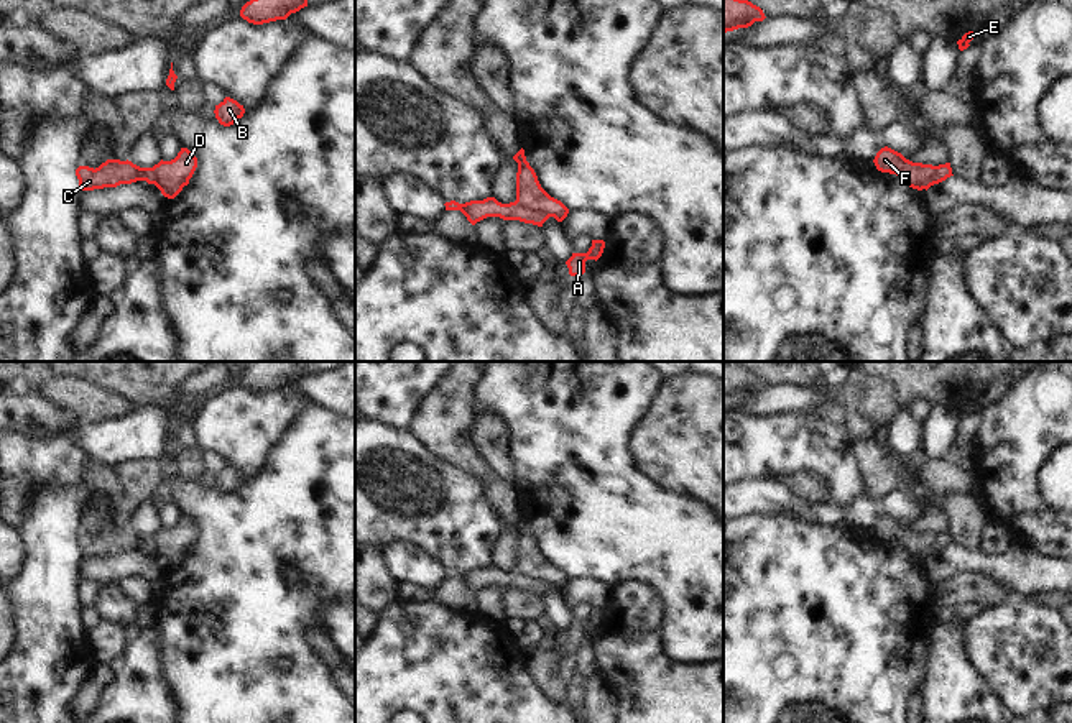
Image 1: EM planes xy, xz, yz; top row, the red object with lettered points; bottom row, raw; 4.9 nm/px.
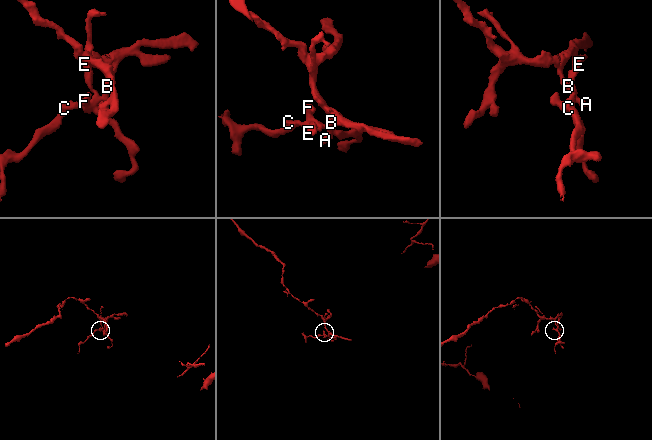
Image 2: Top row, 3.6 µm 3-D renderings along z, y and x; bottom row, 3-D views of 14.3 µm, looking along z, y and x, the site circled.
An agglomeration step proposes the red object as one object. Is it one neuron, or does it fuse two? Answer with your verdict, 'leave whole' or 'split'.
split

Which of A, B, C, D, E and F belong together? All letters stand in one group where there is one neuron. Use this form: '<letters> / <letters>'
A B D E F / C

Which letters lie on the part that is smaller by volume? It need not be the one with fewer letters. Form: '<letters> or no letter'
C

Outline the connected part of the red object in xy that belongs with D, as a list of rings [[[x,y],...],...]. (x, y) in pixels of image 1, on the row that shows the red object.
[[[181,148],[171,161],[159,161],[153,166],[155,186],[168,199],[174,199],[189,181],[197,168],[197,158],[187,148]]]

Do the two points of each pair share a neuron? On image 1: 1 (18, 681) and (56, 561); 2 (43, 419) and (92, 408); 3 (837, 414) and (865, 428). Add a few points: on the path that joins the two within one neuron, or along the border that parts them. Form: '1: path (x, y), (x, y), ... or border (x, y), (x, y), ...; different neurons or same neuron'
1: path (46, 651), (46, 590); same neuron
2: border (27, 390), (46, 398), (60, 411); different neurons
3: path (844, 418), (859, 426); same neuron

